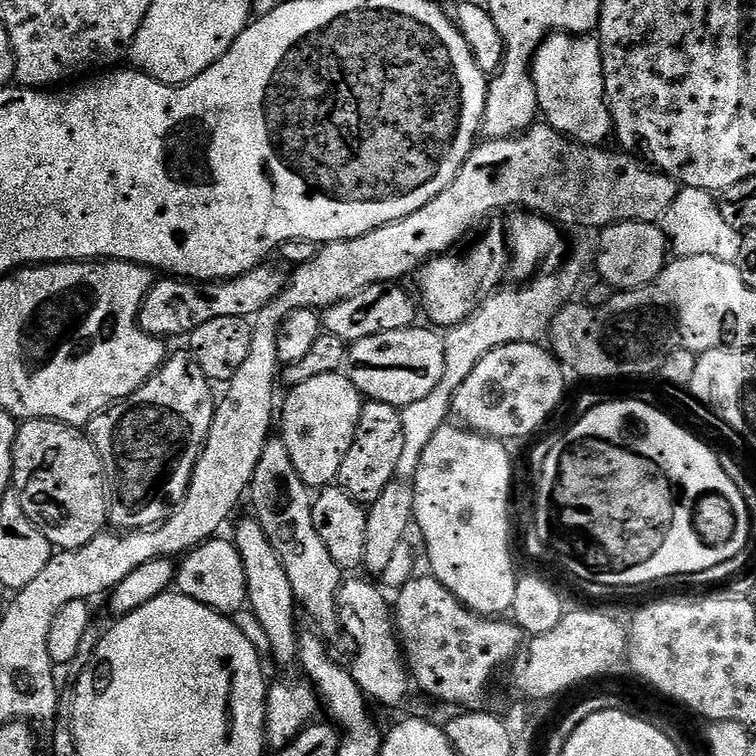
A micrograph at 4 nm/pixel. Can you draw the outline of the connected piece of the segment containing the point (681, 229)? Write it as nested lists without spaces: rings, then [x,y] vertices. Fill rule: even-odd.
[[[681,187],[677,191],[670,210],[664,215],[662,227],[671,251],[677,257],[705,256],[736,264],[742,256],[744,232],[730,226],[730,222],[726,222],[726,218],[722,218],[720,200],[706,190]]]

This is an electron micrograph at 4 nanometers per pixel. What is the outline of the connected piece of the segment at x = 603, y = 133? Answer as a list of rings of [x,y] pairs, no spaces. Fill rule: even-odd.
[[[554,32],[532,55],[532,81],[546,123],[577,144],[604,146],[614,136],[612,116],[604,101],[604,71],[599,39],[592,34]]]

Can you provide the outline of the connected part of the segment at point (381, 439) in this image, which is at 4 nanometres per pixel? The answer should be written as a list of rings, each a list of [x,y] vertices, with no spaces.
[[[368,400],[361,407],[360,421],[356,427],[354,438],[350,442],[350,450],[346,450],[346,458],[342,458],[342,466],[338,477],[338,486],[354,502],[370,505],[378,502],[378,494],[386,490],[398,476],[398,462],[402,458],[402,418],[400,409],[386,402]]]

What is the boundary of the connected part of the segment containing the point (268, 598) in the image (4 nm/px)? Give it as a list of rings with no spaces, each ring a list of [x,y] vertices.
[[[254,518],[244,520],[236,528],[234,543],[242,570],[246,574],[246,590],[248,591],[247,607],[262,622],[262,630],[266,630],[266,638],[270,638],[268,652],[280,664],[297,663],[299,637],[298,627],[294,624],[294,612],[298,610],[296,595],[290,586],[290,578],[286,578],[286,570],[282,570],[282,562],[270,546],[262,526]]]

